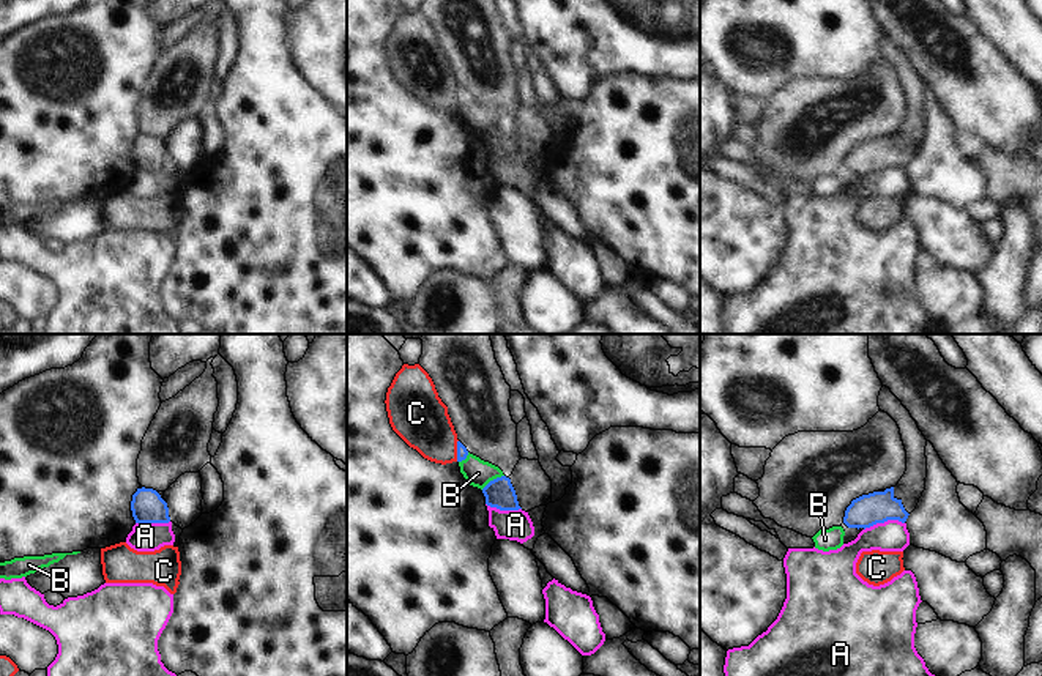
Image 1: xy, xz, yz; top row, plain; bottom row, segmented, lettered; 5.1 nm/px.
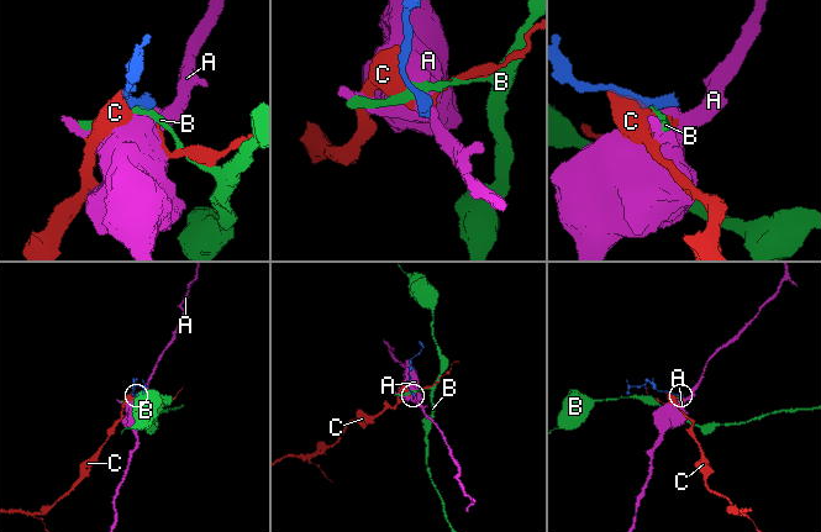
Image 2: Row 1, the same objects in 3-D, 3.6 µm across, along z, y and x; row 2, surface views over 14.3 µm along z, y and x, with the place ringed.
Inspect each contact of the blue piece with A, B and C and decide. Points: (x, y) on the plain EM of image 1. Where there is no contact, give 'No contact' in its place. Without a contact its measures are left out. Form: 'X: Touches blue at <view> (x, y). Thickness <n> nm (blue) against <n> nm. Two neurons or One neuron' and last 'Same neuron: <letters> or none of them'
A: Touches blue at yz (883, 169). Thickness 160 nm (blue) against 160 nm. Two neurons
B: Touches blue at xz (494, 126). Thickness 150 nm (blue) against 140 nm. Two neurons
C: Touches blue at xz (457, 98). Thickness 60 nm (blue) against 280 nm. Two neurons
Same neuron: none of them.

